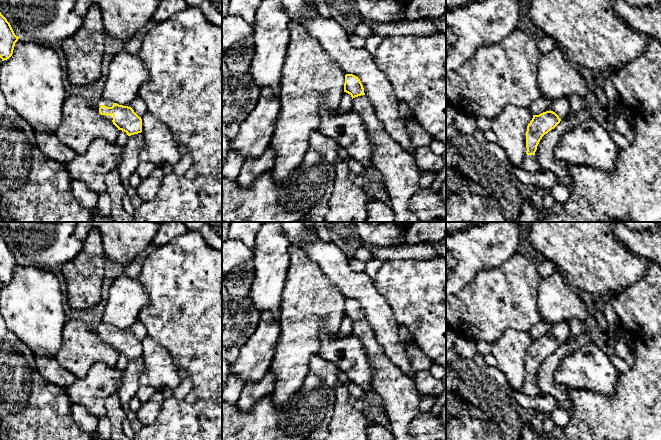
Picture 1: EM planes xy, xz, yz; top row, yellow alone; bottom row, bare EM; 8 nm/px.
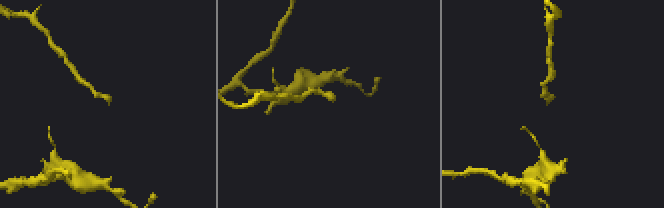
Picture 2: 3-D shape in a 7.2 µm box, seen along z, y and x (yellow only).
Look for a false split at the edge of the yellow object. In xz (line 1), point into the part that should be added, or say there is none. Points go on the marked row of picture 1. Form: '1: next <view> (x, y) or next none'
1: next none

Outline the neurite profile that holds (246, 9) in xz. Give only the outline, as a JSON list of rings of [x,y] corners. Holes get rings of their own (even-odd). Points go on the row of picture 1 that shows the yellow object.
[[[230,0],[228,14],[239,16],[253,25],[258,6],[263,0]]]

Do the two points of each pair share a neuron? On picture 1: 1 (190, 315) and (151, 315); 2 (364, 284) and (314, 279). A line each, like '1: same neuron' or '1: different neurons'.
1: same neuron
2: different neurons

